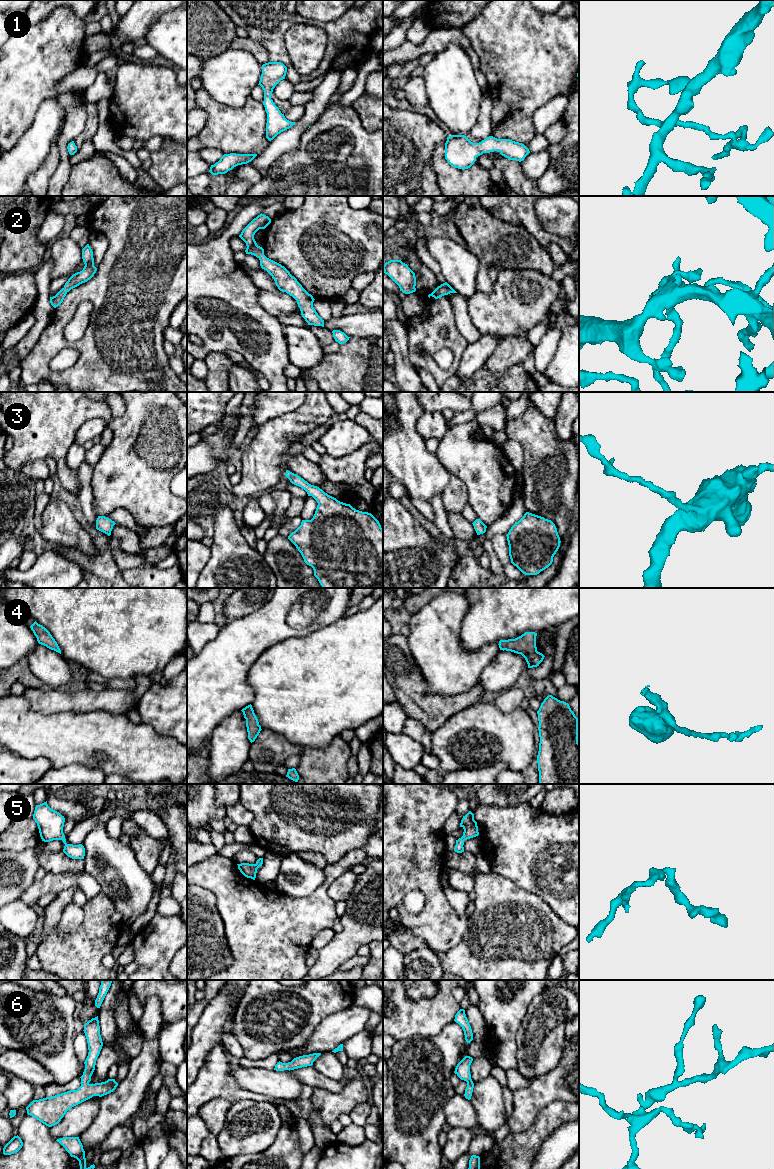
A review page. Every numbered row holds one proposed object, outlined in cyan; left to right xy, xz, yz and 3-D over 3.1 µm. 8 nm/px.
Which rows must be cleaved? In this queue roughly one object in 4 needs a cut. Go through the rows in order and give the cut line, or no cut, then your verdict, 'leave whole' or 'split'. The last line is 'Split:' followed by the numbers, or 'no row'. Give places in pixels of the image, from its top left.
1: no cut; leave whole
2: no cut; leave whole
3: no cut; leave whole
4: no cut; leave whole
5: no cut; leave whole
6: no cut; leave whole
Split: no row

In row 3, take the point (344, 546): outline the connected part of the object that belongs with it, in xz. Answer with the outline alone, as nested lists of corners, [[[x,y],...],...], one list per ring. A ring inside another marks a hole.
[[[286,470],[285,476],[318,503],[313,518],[302,520],[288,539],[313,568],[322,588],[383,588],[383,529],[379,521],[371,513],[338,501],[297,474]]]

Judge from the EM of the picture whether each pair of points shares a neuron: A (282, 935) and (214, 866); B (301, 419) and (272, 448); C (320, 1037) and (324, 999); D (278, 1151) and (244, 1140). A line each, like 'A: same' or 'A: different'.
A: same
B: same
C: different
D: different

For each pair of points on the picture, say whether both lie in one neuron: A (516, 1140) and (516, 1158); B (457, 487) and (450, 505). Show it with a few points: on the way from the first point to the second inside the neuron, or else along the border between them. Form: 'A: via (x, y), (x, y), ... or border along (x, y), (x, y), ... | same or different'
A: via (516, 1144), (516, 1154) | same
B: via (456, 491), (454, 501) | same

